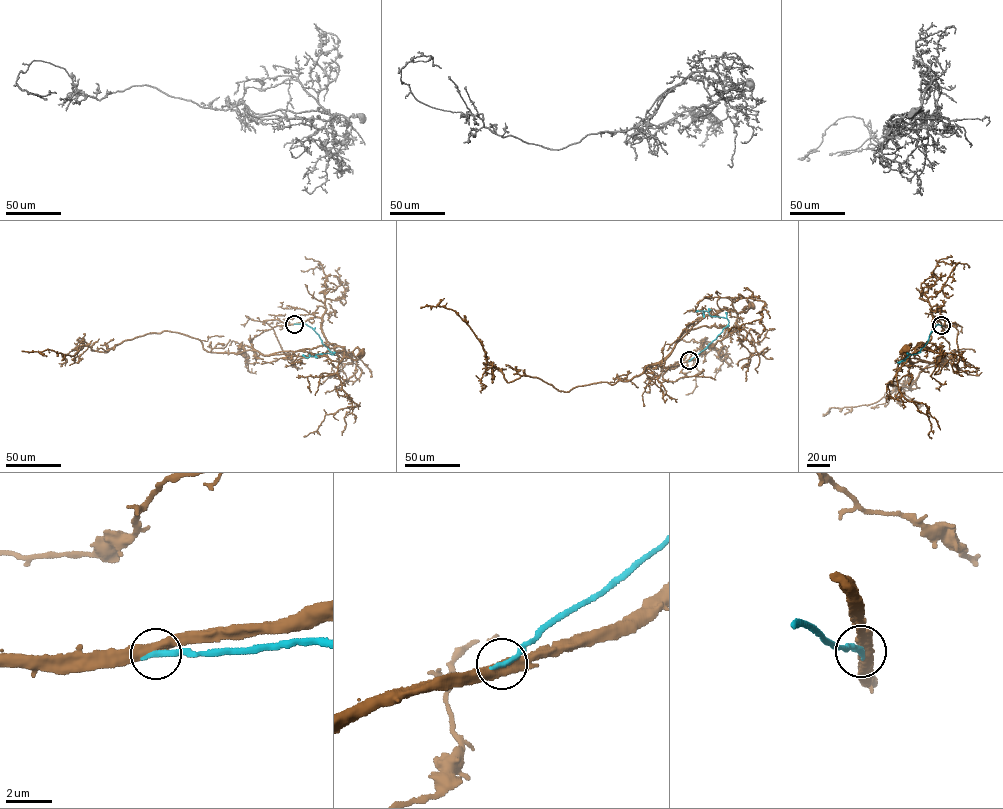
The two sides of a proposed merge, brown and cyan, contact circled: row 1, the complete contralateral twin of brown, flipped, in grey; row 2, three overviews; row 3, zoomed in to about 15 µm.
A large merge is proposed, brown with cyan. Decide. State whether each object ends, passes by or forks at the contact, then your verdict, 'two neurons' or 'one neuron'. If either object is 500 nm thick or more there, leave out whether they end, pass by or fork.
brown passes by; cyan ends there; two neurons

